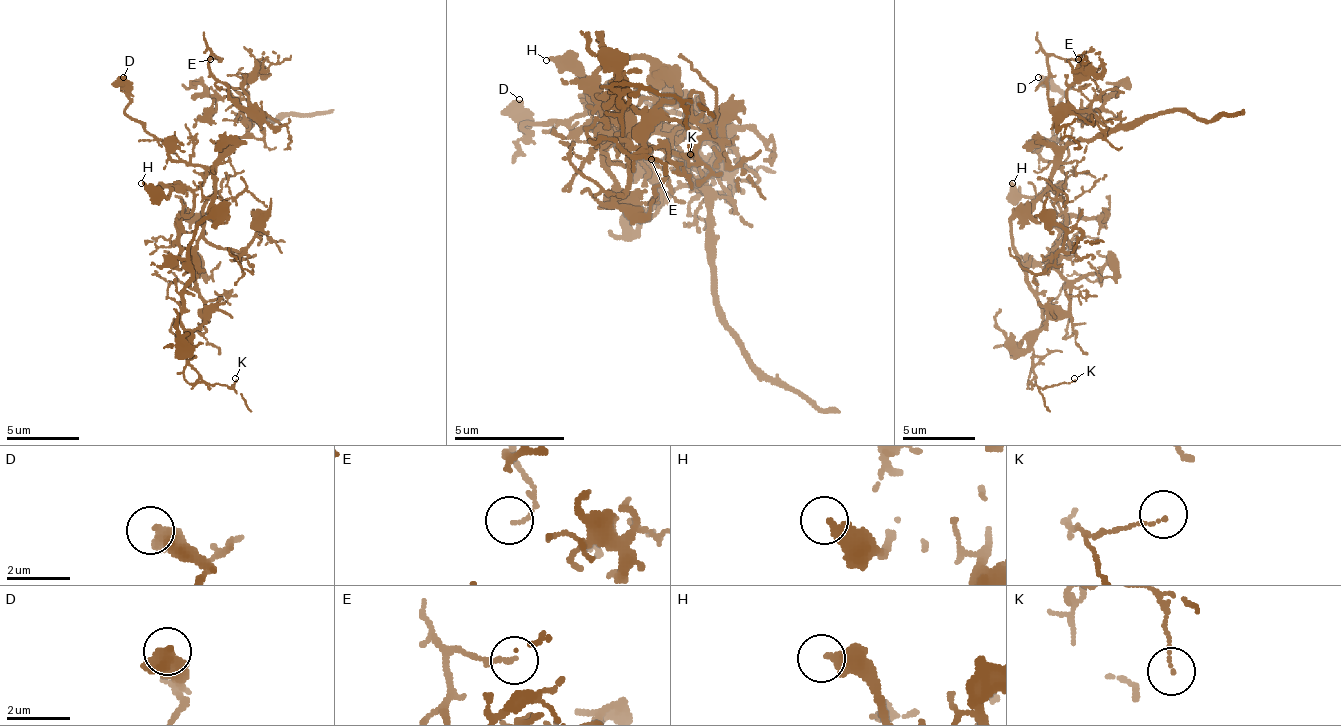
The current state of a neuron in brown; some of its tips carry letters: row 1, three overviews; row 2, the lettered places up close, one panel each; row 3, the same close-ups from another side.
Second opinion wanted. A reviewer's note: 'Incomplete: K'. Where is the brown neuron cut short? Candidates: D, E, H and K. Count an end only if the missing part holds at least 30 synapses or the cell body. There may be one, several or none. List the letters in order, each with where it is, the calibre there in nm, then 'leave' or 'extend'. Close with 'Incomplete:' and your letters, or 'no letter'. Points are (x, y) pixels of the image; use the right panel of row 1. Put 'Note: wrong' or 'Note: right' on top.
Note: wrong
D: (1038, 77) | 550 nm | leave
E: (1078, 59) | 110 nm | leave
H: (1012, 183) | 360 nm | leave
K: (1074, 378) | 80 nm | leave
Incomplete: no letter

